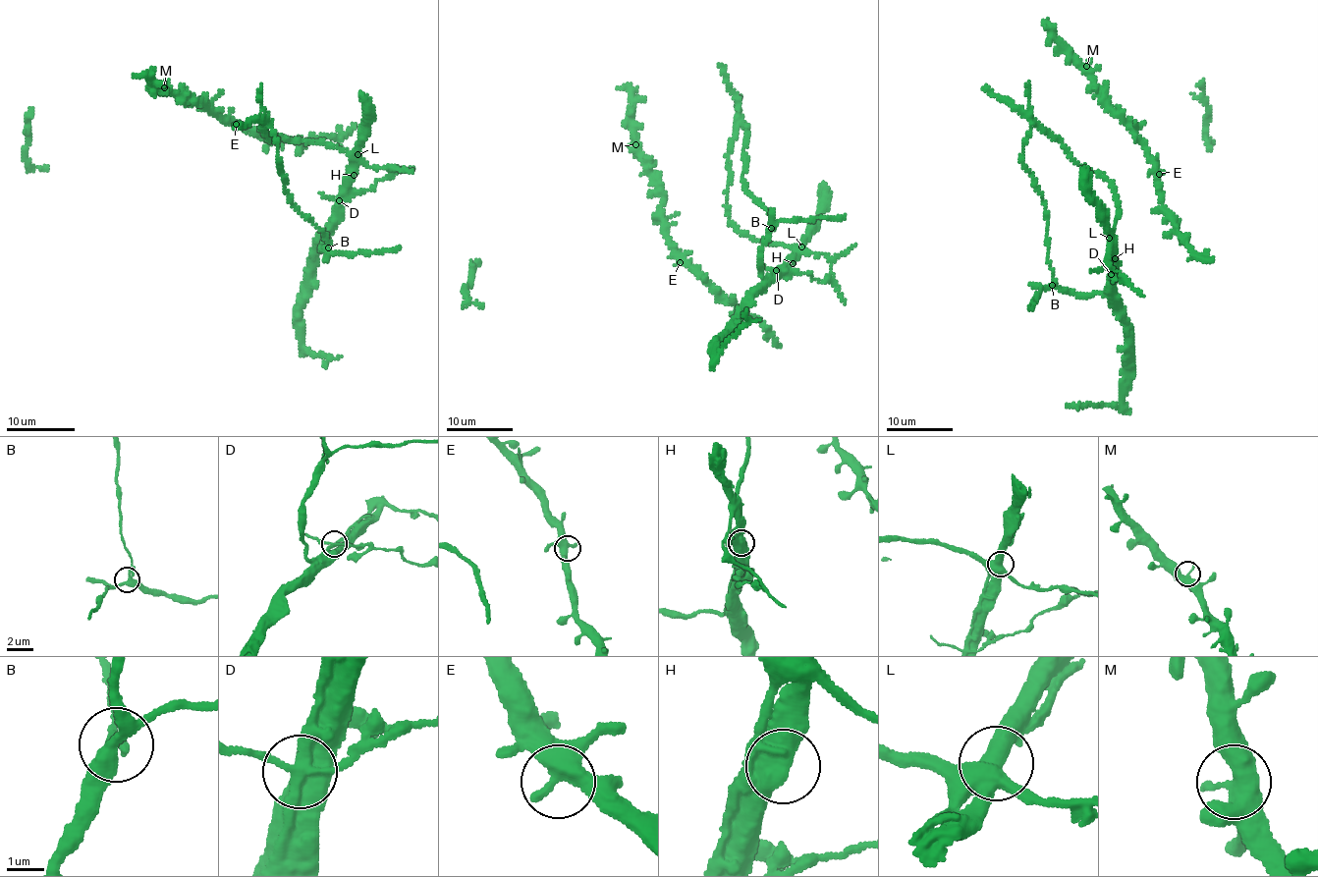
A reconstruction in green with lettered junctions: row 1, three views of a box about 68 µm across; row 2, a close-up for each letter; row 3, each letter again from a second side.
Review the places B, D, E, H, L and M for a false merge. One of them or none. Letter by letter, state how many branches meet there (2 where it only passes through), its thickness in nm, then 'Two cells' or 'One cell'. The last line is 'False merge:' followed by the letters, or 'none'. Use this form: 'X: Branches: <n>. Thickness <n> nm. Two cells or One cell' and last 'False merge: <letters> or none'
B: Branches: 3. Thickness 340 nm. One cell
D: Branches: 3. Thickness 400 nm. Two cells
E: Branches: 3. Thickness 400 nm. One cell
H: Branches: 3. Thickness 480 nm. One cell
L: Branches: 3. Thickness 460 nm. One cell
M: Branches: 3. Thickness 420 nm. One cell
False merge: D

